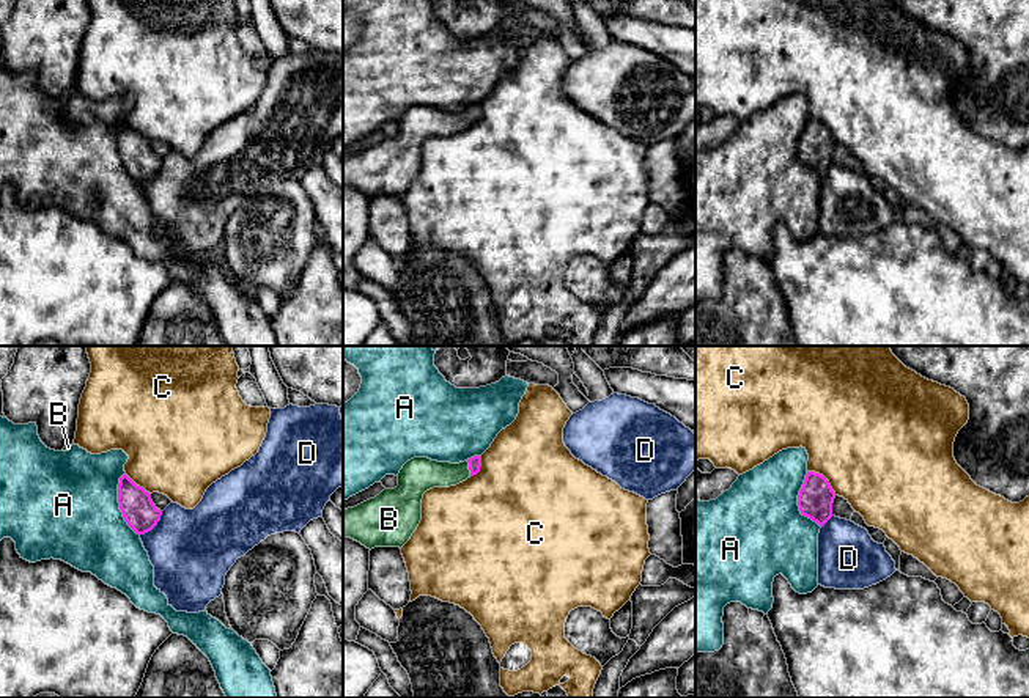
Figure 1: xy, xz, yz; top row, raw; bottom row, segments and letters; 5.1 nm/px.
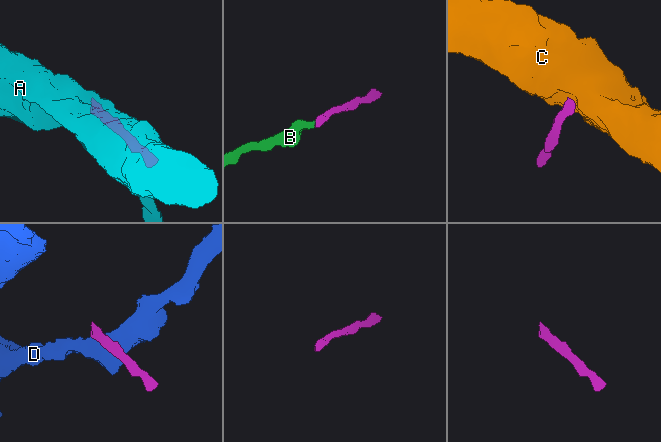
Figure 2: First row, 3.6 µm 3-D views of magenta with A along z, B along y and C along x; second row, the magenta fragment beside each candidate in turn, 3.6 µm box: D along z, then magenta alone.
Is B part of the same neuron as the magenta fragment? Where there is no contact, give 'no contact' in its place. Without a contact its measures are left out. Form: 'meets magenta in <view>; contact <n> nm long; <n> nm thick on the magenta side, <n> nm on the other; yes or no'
meets magenta in xz; contact 80 nm long; 60 nm thick on the magenta side, 180 nm on the other; yes

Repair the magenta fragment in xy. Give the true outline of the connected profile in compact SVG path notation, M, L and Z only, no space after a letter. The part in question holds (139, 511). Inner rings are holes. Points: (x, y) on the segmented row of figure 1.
M127 475L120 478L118 503L124 520L137 535L151 531L160 520L162 511L153 503L149 492Z

